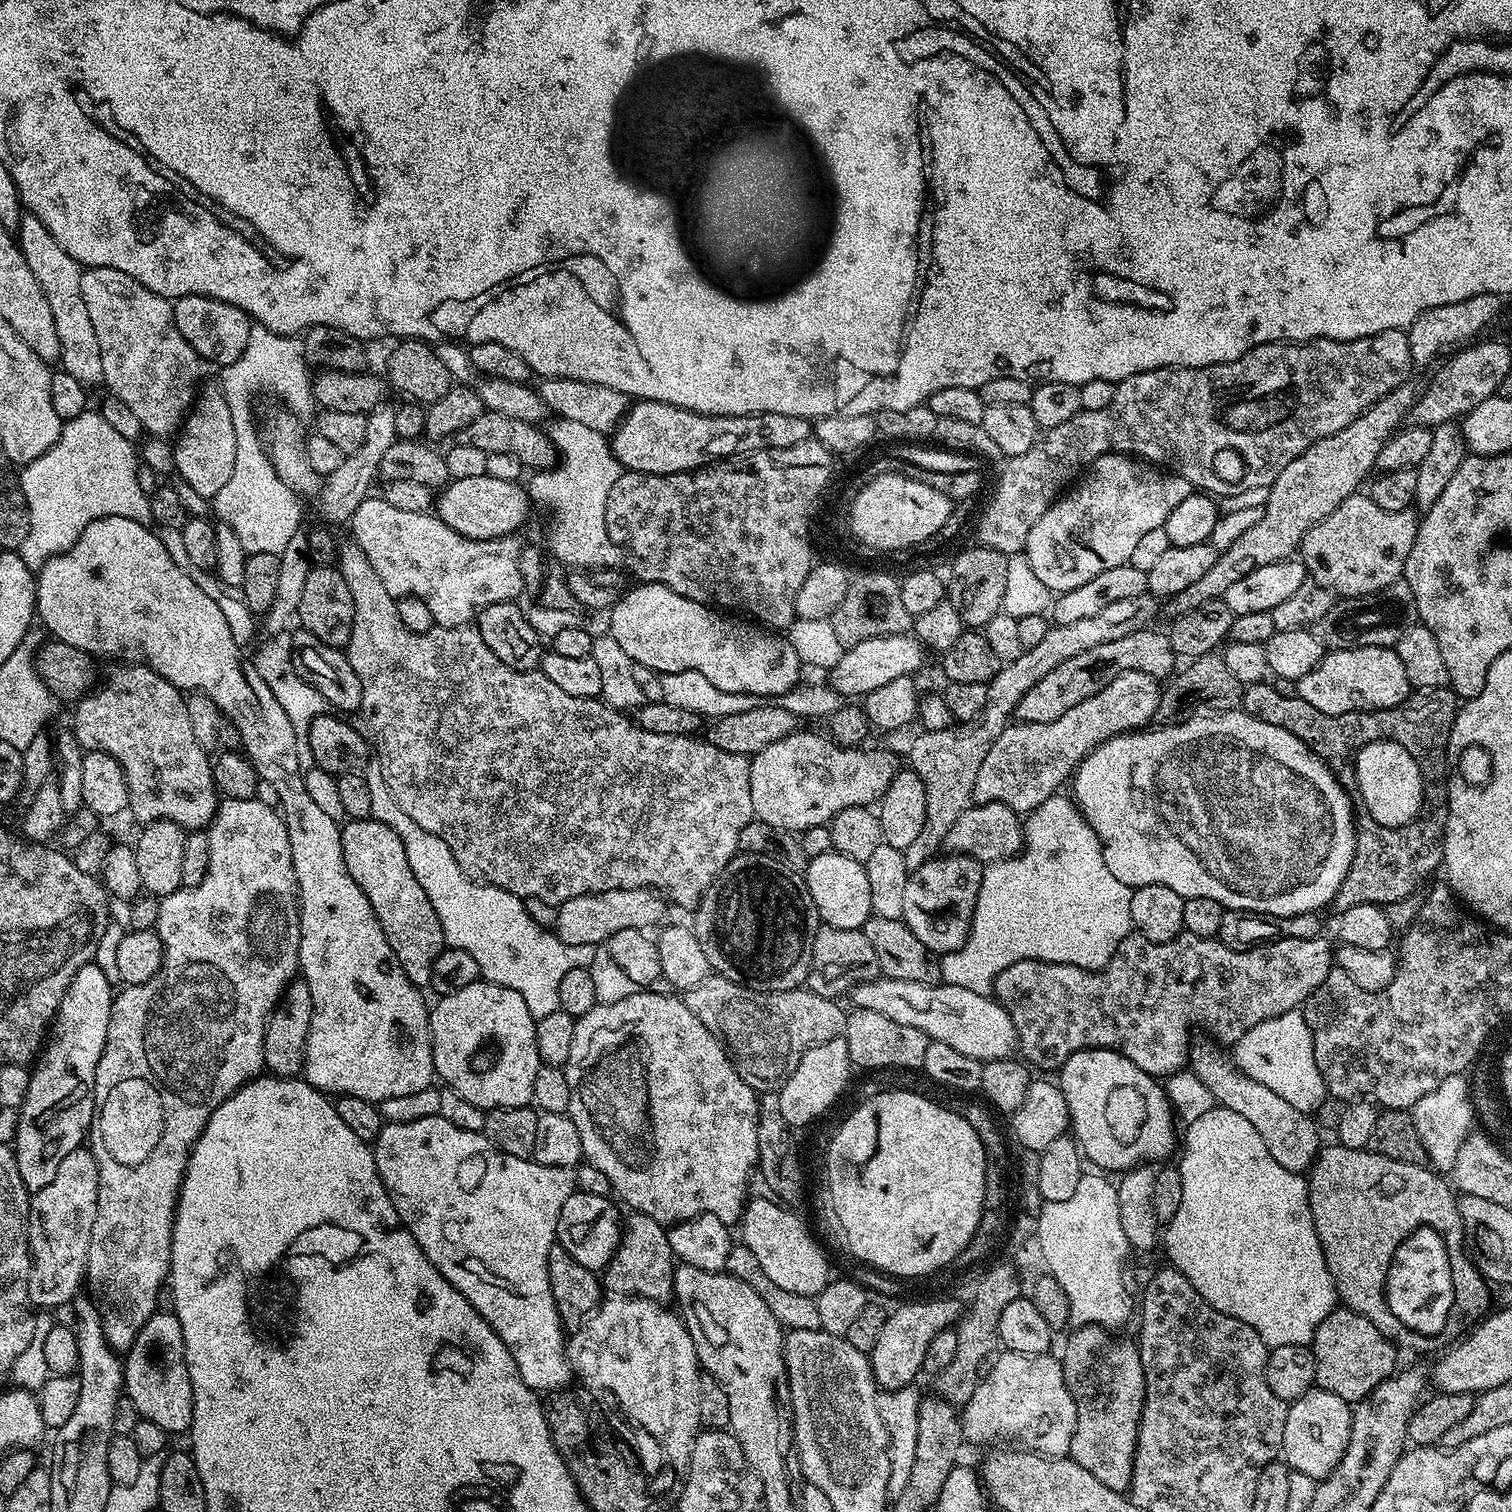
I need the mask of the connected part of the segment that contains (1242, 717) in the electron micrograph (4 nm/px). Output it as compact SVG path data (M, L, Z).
M1233 710L1199 716L1181 724L1152 726L1147 730L1126 732L1111 736L1084 758L1071 781L1076 791L1075 803L1088 825L1100 838L1102 854L1110 874L1129 888L1141 888L1151 884L1170 886L1174 894L1190 898L1214 898L1225 910L1263 912L1266 916L1293 916L1303 912L1316 912L1323 904L1331 905L1350 870L1350 862L1356 857L1356 833L1358 825L1352 821L1352 800L1344 793L1342 785L1325 761L1300 741L1290 730L1274 726L1253 716L1251 712Z

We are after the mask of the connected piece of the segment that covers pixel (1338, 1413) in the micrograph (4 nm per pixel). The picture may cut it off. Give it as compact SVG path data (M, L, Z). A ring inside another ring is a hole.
M1315 1386L1302 1398L1288 1404L1286 1430L1282 1430L1282 1460L1289 1469L1302 1474L1310 1474L1317 1482L1325 1480L1342 1462L1346 1446L1350 1442L1353 1405L1347 1404L1338 1394Z

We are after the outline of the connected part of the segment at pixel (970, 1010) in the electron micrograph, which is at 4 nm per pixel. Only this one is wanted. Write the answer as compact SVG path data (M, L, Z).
M884 976L864 980L851 989L852 1004L862 1010L875 1010L890 1018L890 1022L902 1022L902 1026L914 1026L922 1030L929 1041L946 1042L953 1050L981 1062L1007 1060L1017 1051L1016 1031L1010 1014L991 995L966 990L953 984L923 984L902 982L898 978Z

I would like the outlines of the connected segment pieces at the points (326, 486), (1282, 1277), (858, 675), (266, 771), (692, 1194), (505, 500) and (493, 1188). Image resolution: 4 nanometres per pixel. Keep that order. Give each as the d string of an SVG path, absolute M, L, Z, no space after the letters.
M385 402L376 407L372 412L366 415L366 438L358 450L351 453L334 474L323 477L320 485L320 494L318 503L320 503L320 512L325 516L329 525L334 524L347 525L352 519L354 510L362 506L362 502L369 499L372 483L378 480L380 476L380 463L382 454L390 450L390 446L396 443L398 437L394 430L394 414L396 408L391 403Z
M1217 1106L1206 1110L1202 1118L1186 1125L1182 1132L1182 1152L1184 1148L1183 1178L1188 1183L1188 1264L1192 1264L1192 1276L1188 1279L1191 1284L1200 1284L1198 1294L1214 1306L1214 1310L1222 1310L1222 1314L1230 1314L1246 1326L1254 1326L1262 1338L1262 1342L1271 1350L1278 1346L1311 1345L1318 1326L1337 1307L1338 1297L1336 1283L1326 1266L1326 1258L1322 1246L1318 1242L1318 1234L1314 1230L1314 1218L1310 1214L1308 1201L1308 1181L1301 1173L1286 1170L1286 1166L1278 1166L1274 1158L1270 1158L1270 1150L1266 1150L1266 1142L1258 1135L1258 1130L1242 1118L1242 1114L1234 1114L1234 1110Z
M912 634L866 638L866 642L858 642L858 646L845 648L842 658L838 658L836 667L831 669L830 687L841 697L863 698L870 690L878 690L878 686L886 686L886 682L892 682L894 678L915 677L924 664L924 656L924 645Z
M103 516L86 530L74 542L74 546L69 552L58 554L50 558L35 573L36 578L36 616L44 623L43 631L53 640L59 640L62 643L69 643L70 646L76 646L79 650L91 653L93 657L100 658L104 656L117 656L115 659L120 662L131 662L133 664L144 664L150 670L157 672L166 682L170 682L181 692L185 694L199 694L210 698L218 706L223 719L228 723L238 726L238 734L242 751L247 756L254 770L260 776L265 785L272 787L274 795L280 799L278 803L279 811L284 817L284 825L288 827L288 837L290 838L290 854L292 855L292 865L296 875L296 887L298 889L298 907L300 909L300 966L302 979L310 986L310 998L312 999L312 1017L310 1018L310 1034L306 1042L306 1058L304 1059L303 1079L312 1084L319 1092L325 1094L335 1094L336 1096L353 1096L354 1098L366 1098L373 1102L379 1102L386 1098L402 1098L402 1094L418 1094L418 1090L426 1090L433 1087L434 1069L432 1067L432 1036L428 1032L428 1018L430 1015L429 1005L424 1005L425 993L406 978L402 966L398 966L398 958L394 958L394 950L390 950L390 942L386 942L386 934L382 934L382 926L374 914L374 906L362 894L358 882L350 878L346 870L346 862L342 854L342 838L340 837L341 825L334 818L328 815L312 801L310 793L306 790L304 781L305 769L299 766L299 752L302 749L301 741L297 740L294 726L291 725L290 718L287 717L286 710L278 704L278 699L268 688L261 674L258 674L253 661L244 657L245 649L240 647L231 634L230 625L226 620L218 602L214 602L198 586L195 575L191 571L184 572L185 565L173 553L168 552L166 546L162 544L157 533L149 525L139 524L130 518L121 516Z
M638 990L630 998L619 1002L596 1004L586 1015L577 1019L574 1026L574 1042L570 1042L570 1058L562 1066L566 1082L570 1082L570 1106L566 1115L578 1126L578 1138L582 1138L584 1160L598 1166L606 1178L610 1178L613 1193L621 1196L632 1212L641 1212L654 1218L659 1224L671 1226L680 1220L689 1220L703 1212L715 1212L722 1222L735 1225L743 1217L748 1192L748 1175L757 1167L758 1154L758 1099L757 1089L753 1088L736 1070L732 1057L721 1040L684 1005L679 995L667 996L657 990Z
M487 475L452 480L439 493L434 512L442 522L446 522L446 526L466 538L497 540L519 533L519 528L528 520L528 504L530 497L523 483L502 482L502 478L490 478Z
M431 1116L430 1118L418 1118L418 1122L402 1122L394 1124L385 1123L384 1129L374 1141L374 1155L378 1174L390 1194L390 1202L394 1202L394 1210L398 1214L400 1223L404 1229L418 1242L418 1246L426 1254L426 1258L478 1310L482 1318L506 1342L514 1362L518 1366L518 1374L526 1386L530 1386L537 1394L551 1394L561 1388L567 1388L573 1383L574 1373L568 1365L568 1353L566 1351L566 1329L560 1323L558 1306L554 1302L554 1294L550 1290L550 1274L548 1273L548 1259L550 1258L550 1246L557 1243L556 1231L558 1230L558 1218L562 1214L562 1206L566 1206L566 1198L570 1198L577 1191L576 1173L571 1168L559 1168L558 1166L542 1166L534 1159L518 1158L500 1151L495 1144L489 1142L483 1132L471 1132L470 1130L458 1130L454 1122L446 1122L446 1118Z

